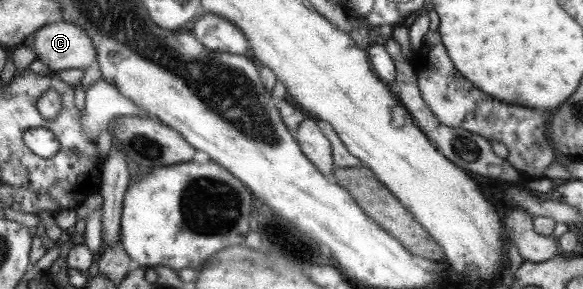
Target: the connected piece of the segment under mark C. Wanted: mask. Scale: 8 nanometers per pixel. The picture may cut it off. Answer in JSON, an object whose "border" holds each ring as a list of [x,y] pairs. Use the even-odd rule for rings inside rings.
{"border":[[[52,20],[36,30],[27,40],[35,59],[50,68],[52,74],[66,69],[84,70],[95,63],[95,49],[85,31],[65,20]]]}

